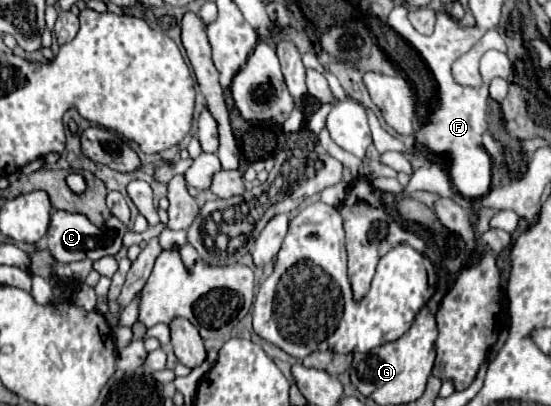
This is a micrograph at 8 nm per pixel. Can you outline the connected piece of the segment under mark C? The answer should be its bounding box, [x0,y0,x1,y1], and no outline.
[47,209,127,263]

